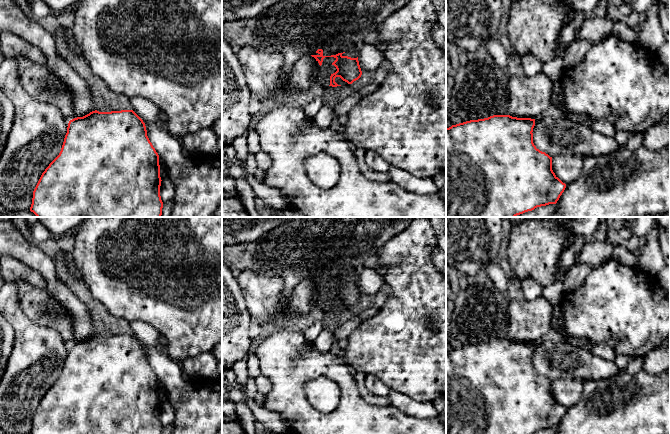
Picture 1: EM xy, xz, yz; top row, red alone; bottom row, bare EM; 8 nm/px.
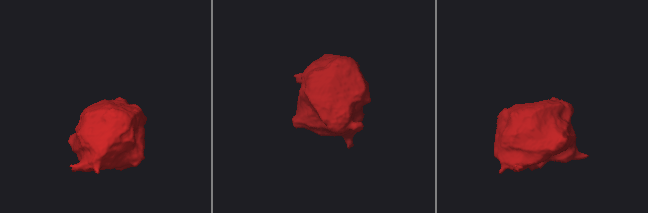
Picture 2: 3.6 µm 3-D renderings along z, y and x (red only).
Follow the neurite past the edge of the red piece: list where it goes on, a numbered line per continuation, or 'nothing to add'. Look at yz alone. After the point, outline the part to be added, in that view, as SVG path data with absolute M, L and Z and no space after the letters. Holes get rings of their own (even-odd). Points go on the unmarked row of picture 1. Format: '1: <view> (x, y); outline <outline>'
nothing to add

